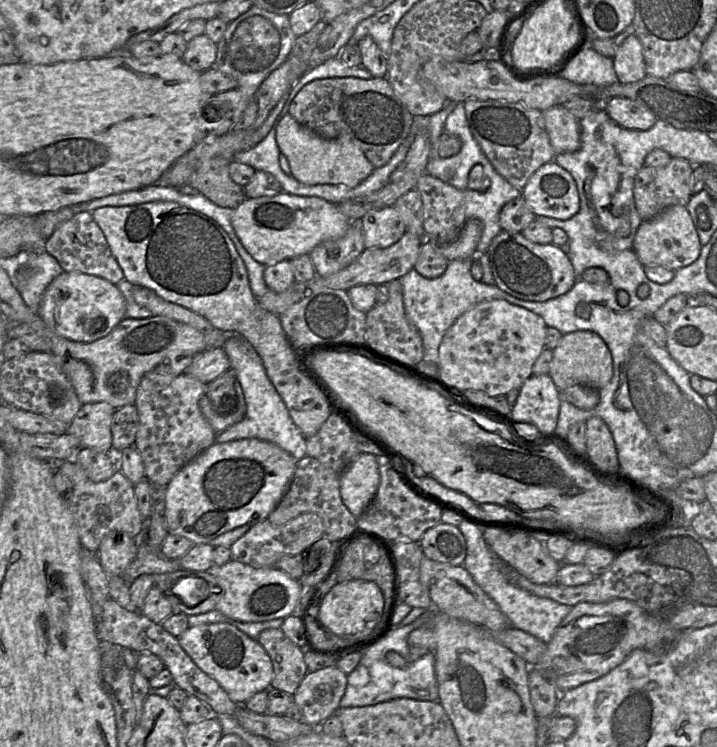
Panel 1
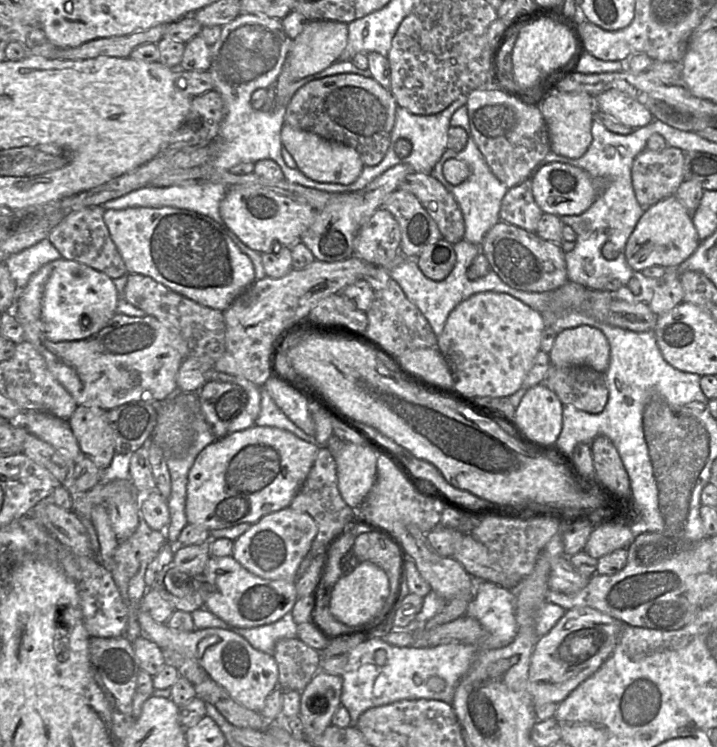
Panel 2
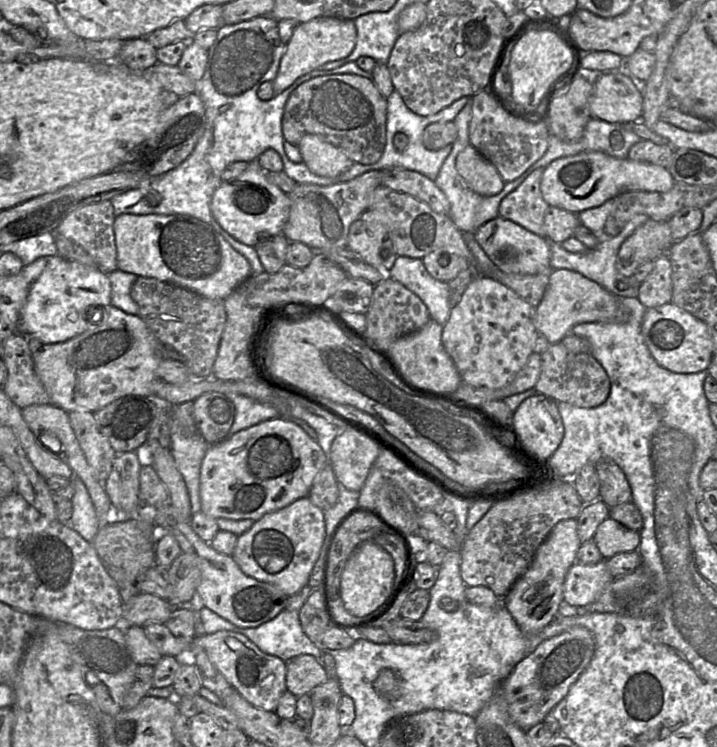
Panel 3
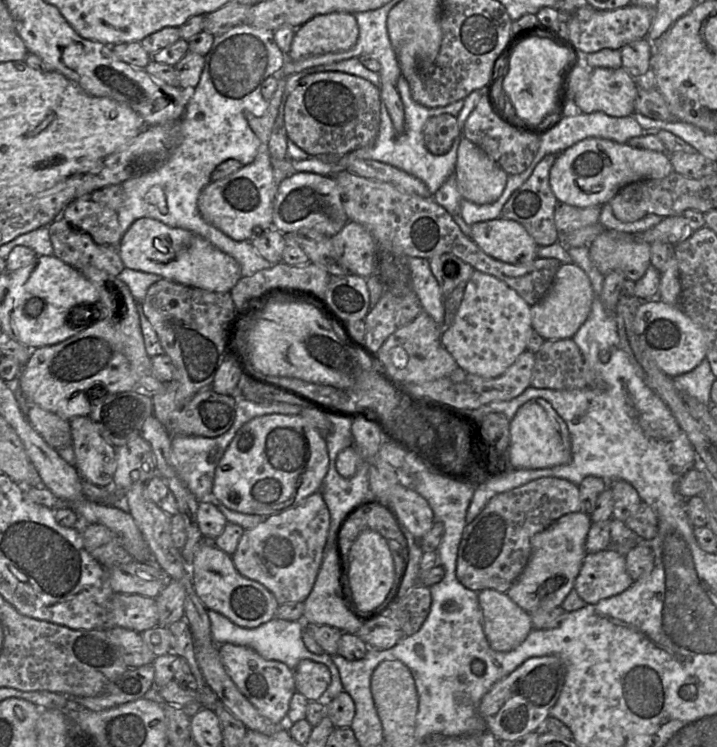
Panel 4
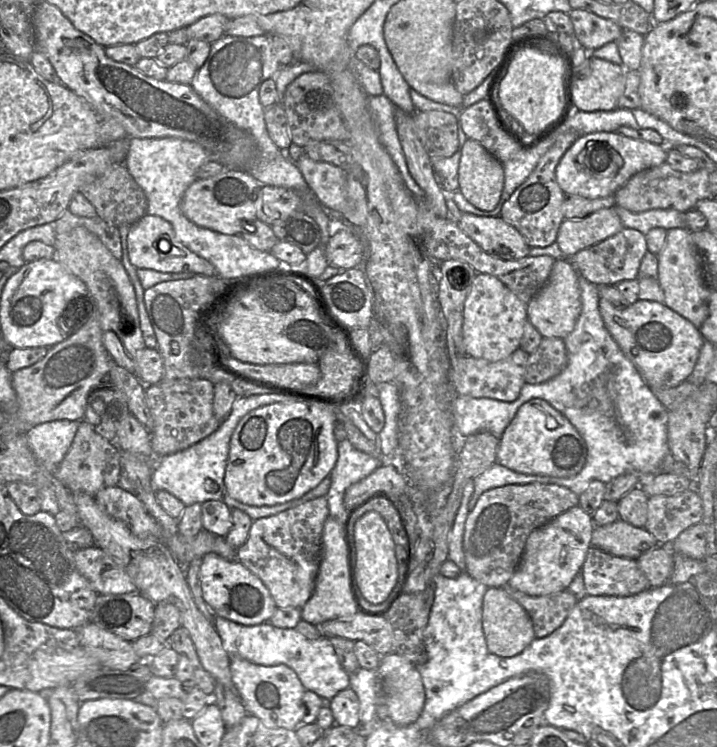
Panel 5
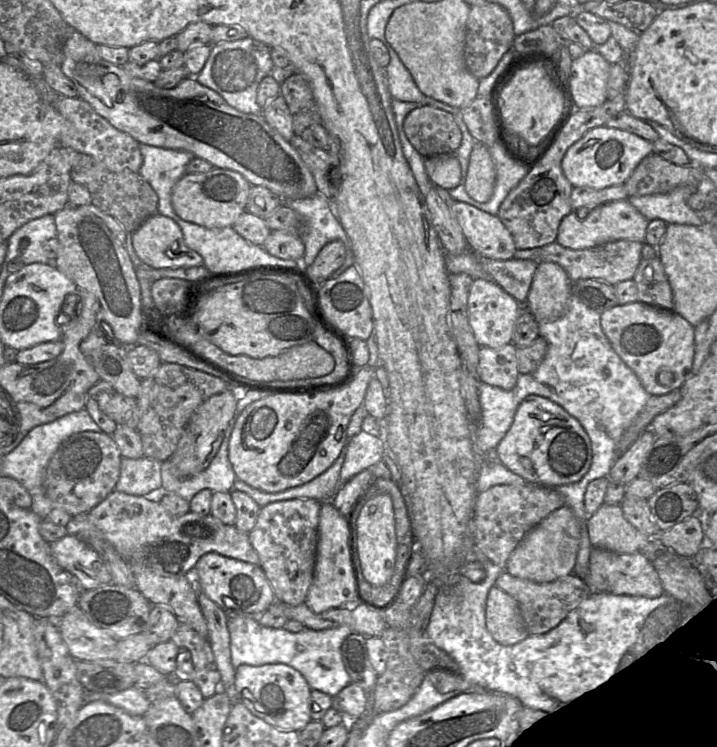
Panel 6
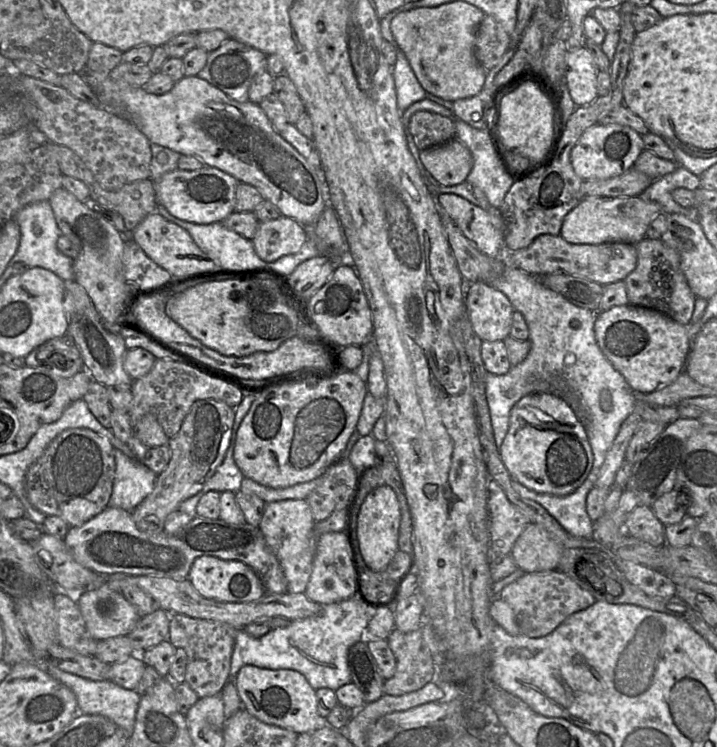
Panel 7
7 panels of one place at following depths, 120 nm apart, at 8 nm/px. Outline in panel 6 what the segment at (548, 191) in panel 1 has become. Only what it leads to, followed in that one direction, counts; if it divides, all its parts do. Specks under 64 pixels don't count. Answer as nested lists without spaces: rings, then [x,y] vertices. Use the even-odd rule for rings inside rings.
[[[603,125],[587,131],[567,149],[561,161],[561,169],[573,187],[603,189],[624,184],[639,162],[650,153],[652,142],[633,133]]]

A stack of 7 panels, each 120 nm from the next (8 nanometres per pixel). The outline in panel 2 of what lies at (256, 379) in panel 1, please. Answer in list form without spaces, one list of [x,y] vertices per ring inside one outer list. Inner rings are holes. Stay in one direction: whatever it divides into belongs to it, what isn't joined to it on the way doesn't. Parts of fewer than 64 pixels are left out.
[[[260,387],[261,410],[255,421],[256,426],[269,426],[289,431],[298,438],[312,444],[315,443],[314,436],[306,434],[298,428],[288,417],[278,408],[271,396],[264,387]]]

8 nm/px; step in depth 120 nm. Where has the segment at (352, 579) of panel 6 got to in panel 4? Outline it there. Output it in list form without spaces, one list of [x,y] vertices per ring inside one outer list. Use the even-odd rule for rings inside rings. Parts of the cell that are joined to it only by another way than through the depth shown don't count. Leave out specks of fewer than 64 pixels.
[[[333,537],[333,547],[327,549],[327,543],[324,549],[324,556],[318,571],[316,580],[314,582],[313,588],[304,601],[304,614],[303,622],[305,624],[318,624],[318,625],[328,625],[335,627],[342,631],[343,633],[356,634],[362,626],[355,614],[355,611],[352,612],[347,605],[347,602],[344,598],[344,593],[342,589],[341,579],[343,576],[342,561],[341,561],[341,549],[340,544],[337,540],[337,537]]]

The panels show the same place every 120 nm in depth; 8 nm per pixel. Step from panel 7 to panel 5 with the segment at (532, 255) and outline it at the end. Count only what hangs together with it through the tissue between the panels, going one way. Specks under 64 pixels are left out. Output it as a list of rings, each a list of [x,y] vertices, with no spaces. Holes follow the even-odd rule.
[[[623,228],[615,235],[565,258],[570,258],[573,269],[580,270],[589,282],[597,286],[617,286],[622,281],[639,278],[639,267],[647,251],[645,235],[635,229]]]

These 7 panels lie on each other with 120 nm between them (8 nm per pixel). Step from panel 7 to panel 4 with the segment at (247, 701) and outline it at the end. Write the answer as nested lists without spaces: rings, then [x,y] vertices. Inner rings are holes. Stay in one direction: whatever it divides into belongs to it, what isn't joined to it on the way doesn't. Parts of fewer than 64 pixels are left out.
[[[224,643],[219,646],[219,654],[231,680],[258,712],[275,724],[284,724],[290,700],[296,692],[294,670],[280,661],[266,660],[246,646]]]

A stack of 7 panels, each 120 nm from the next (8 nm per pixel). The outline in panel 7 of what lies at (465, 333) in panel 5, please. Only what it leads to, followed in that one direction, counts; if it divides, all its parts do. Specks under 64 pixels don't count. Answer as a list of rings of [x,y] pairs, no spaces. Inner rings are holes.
[[[474,282],[469,286],[465,305],[472,327],[482,341],[505,340],[510,335],[515,309],[503,292],[488,283]]]

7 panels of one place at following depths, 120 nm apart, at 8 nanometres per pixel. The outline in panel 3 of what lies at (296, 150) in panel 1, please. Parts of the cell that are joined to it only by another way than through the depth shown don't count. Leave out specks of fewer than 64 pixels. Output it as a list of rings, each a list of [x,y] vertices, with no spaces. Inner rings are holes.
[[[305,134],[297,147],[302,162],[317,176],[336,177],[354,163],[339,148],[314,134]]]

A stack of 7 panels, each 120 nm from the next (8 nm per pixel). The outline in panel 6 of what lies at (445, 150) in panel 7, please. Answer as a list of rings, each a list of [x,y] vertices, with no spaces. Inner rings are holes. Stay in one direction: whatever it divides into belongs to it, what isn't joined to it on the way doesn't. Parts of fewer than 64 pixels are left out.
[[[454,153],[424,158],[424,167],[434,186],[449,191],[460,184],[461,167]]]

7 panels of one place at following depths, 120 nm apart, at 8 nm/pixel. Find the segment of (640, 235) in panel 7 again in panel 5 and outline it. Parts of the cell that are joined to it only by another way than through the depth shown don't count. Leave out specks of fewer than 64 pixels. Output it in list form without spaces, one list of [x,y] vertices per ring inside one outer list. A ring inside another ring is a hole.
[[[614,207],[603,208],[579,219],[564,219],[556,243],[565,256],[591,247],[623,229]]]

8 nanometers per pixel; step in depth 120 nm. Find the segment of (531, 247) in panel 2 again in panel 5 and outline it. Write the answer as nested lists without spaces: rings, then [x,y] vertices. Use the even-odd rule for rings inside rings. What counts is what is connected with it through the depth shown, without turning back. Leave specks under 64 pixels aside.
[[[463,213],[458,225],[482,250],[503,260],[528,256],[530,246],[512,225],[500,216],[486,217]]]

